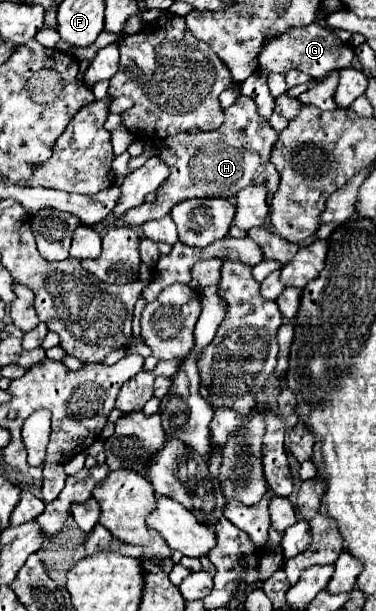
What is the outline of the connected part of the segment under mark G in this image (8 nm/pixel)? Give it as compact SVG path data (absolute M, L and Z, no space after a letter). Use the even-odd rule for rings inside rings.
M311 23L309 27L293 27L279 37L267 39L257 61L259 61L261 71L265 73L285 73L289 69L299 69L307 73L311 79L319 79L319 77L325 77L333 69L349 67L353 57L355 53L347 43L343 43L331 31L325 31L317 23Z

